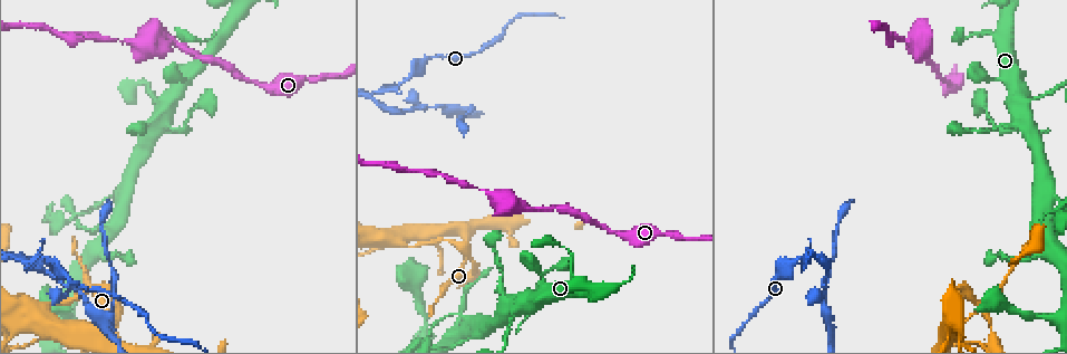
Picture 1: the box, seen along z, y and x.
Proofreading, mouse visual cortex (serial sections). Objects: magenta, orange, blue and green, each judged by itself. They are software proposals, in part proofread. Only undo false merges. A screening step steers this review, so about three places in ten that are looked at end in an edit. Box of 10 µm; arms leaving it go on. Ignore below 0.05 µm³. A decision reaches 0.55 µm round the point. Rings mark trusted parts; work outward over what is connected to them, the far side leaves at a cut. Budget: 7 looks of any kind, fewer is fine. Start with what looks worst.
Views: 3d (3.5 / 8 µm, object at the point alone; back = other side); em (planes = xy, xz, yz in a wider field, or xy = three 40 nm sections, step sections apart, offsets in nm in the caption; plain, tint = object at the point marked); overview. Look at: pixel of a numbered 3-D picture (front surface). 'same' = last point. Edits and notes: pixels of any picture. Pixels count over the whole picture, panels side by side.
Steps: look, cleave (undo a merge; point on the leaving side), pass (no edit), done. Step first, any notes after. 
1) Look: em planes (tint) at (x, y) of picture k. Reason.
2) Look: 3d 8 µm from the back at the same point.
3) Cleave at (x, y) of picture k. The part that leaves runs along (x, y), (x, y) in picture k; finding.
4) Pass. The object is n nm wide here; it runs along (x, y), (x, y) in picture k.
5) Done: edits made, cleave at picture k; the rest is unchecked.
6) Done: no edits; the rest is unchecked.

Look: 3d 8 µm at (515, 309) of picture 1. Four or more arms meet.

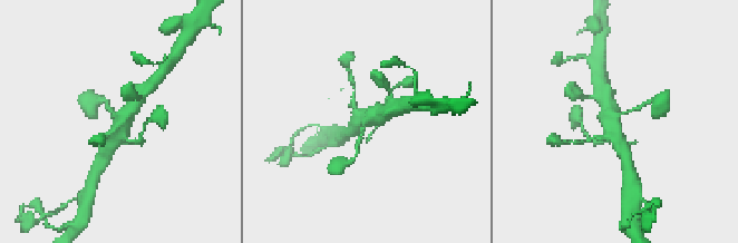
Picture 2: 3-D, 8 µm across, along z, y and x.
Look: em xy step 1 (tint) at the same point. Shape alone is not enough.

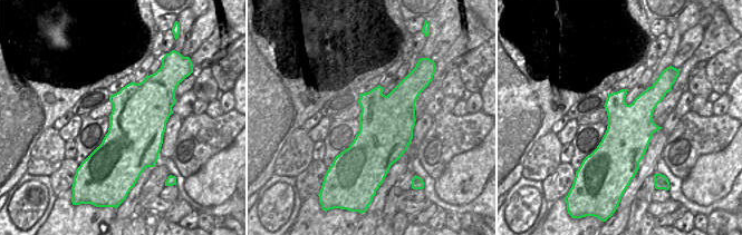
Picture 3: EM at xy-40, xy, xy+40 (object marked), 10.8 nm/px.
Pass. It runs along (134, 103), (103, 155) in picture 2; continuous, no second cell.

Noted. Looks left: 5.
Look: 3d 3.5 µm at (400, 240) of picture 1. Four or more arms meet.

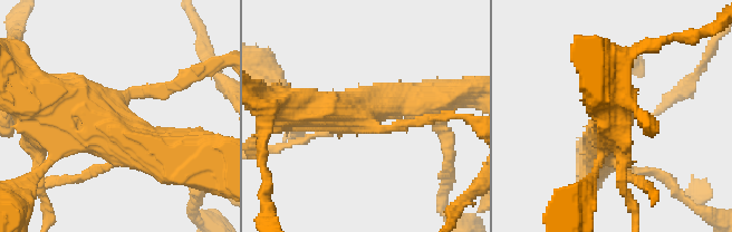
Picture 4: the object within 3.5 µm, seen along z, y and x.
Look: em xy step 2 (plain) at (115, 108) of picture 4. Now the EM.

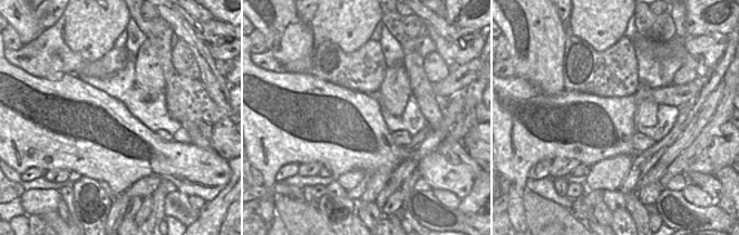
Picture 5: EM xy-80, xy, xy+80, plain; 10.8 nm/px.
Look: em xy step 2 (tint) at the same point. With the object marked.

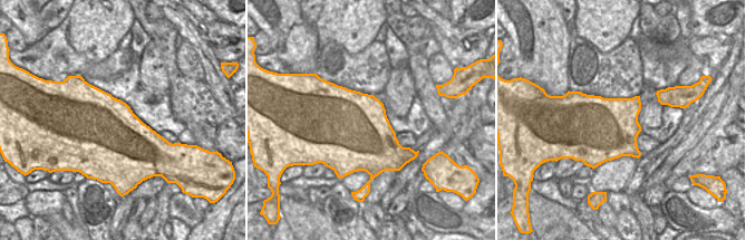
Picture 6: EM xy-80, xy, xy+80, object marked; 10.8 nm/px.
Pass. It runs along (173, 151), (57, 123), (46, 99) in picture 4; continuous, no second cell.

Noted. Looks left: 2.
Done: no edits; the rest is unchecked.

